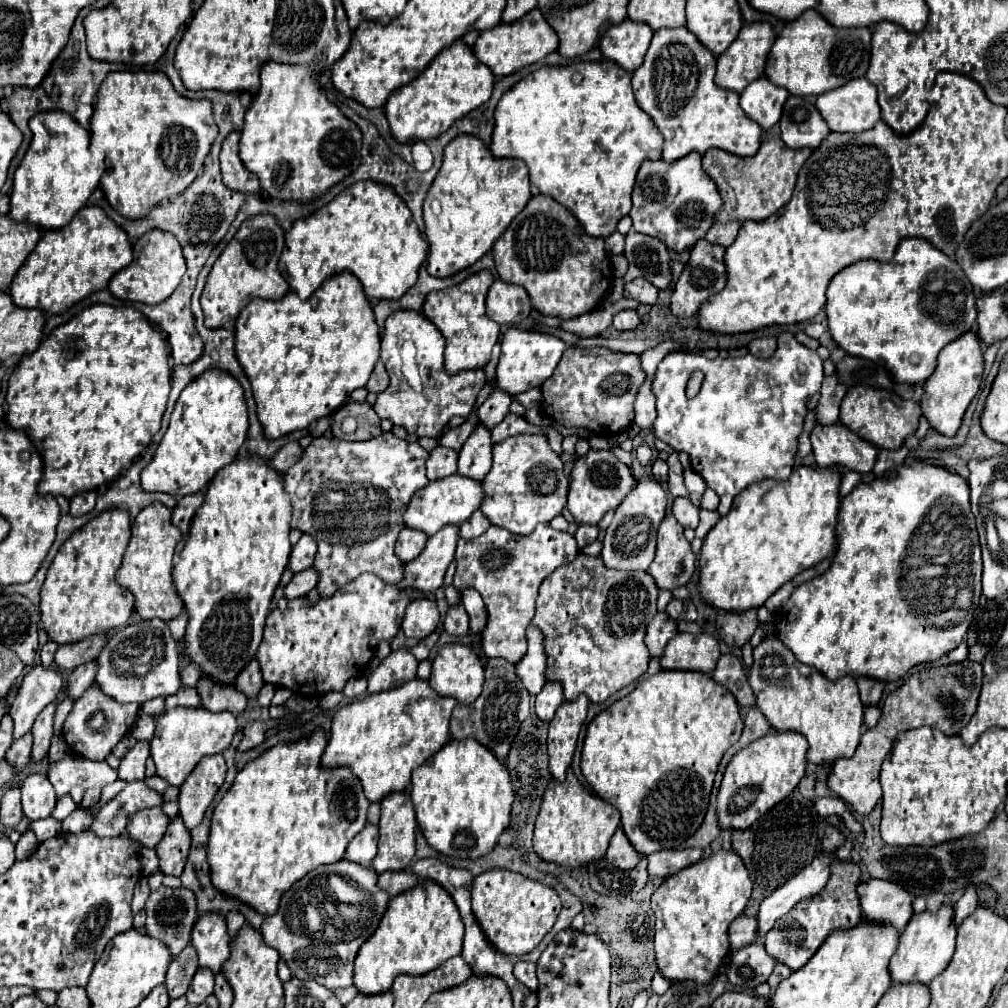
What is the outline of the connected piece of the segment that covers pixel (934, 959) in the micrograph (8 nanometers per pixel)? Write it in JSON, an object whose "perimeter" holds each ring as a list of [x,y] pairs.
{"perimeter":[[[941,905],[939,911],[923,911],[915,913],[913,919],[907,923],[905,931],[901,933],[899,947],[895,955],[891,957],[889,971],[891,979],[895,983],[925,983],[929,985],[933,977],[937,977],[951,961],[955,953],[955,937],[957,937],[957,927],[953,921],[953,905]]]}

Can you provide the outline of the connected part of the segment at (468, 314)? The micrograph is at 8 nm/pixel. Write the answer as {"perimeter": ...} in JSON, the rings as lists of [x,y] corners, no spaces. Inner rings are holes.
{"perimeter":[[[483,269],[463,283],[447,287],[445,291],[431,291],[423,303],[423,315],[435,323],[435,327],[443,333],[445,345],[445,371],[459,373],[463,369],[485,367],[491,359],[491,349],[499,337],[499,325],[487,317],[485,313],[485,297],[495,281],[489,269]]]}

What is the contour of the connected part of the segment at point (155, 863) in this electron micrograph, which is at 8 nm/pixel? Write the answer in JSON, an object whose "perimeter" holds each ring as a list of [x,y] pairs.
{"perimeter":[[[143,849],[139,853],[139,861],[141,861],[141,869],[143,869],[145,877],[153,875],[155,871],[159,871],[159,857],[157,857],[155,849]]]}

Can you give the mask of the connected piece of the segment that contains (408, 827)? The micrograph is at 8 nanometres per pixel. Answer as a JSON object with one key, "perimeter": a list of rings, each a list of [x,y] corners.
{"perimeter":[[[397,791],[397,795],[387,795],[387,799],[381,801],[379,827],[383,827],[383,833],[379,835],[379,851],[377,851],[377,857],[373,859],[373,869],[377,873],[405,869],[415,855],[415,829],[417,829],[415,807],[407,791]]]}

